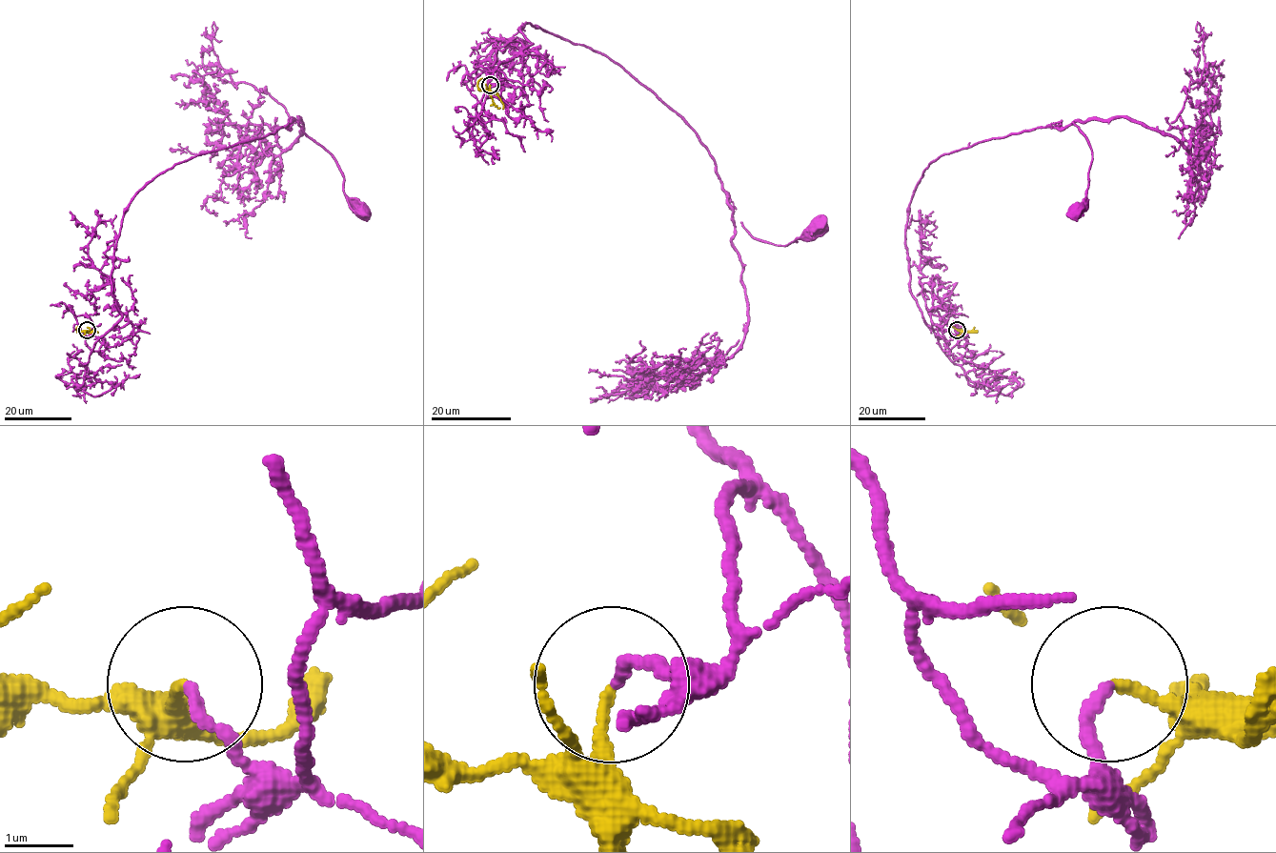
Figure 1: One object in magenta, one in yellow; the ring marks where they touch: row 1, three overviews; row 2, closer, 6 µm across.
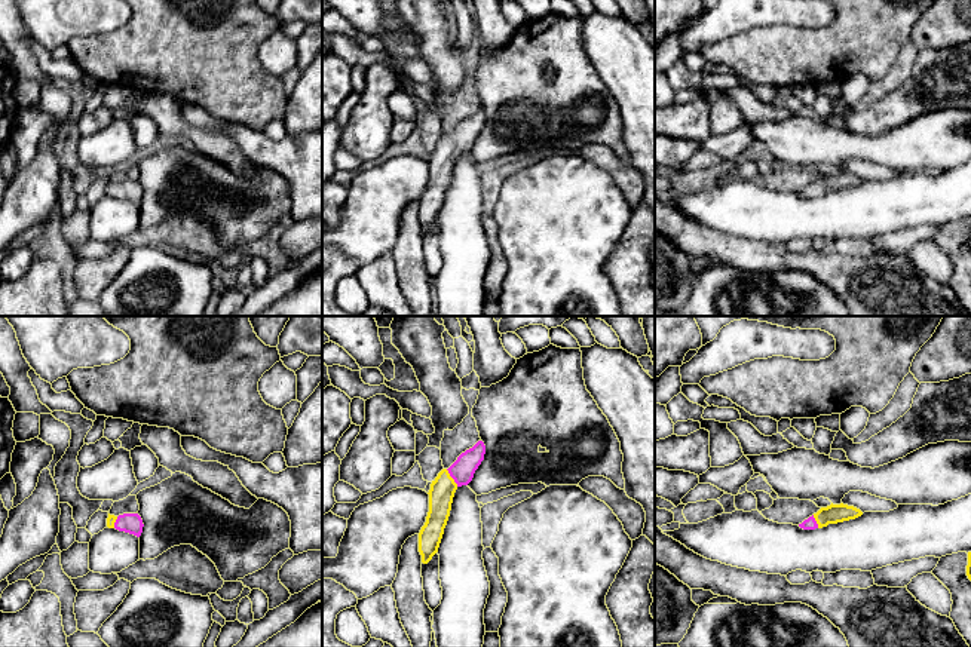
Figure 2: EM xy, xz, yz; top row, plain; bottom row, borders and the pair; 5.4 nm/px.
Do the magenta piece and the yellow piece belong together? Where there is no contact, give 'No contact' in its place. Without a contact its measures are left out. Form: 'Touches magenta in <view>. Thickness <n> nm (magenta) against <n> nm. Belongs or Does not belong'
Touches magenta in xz. Thickness 130 nm (magenta) against 140 nm. Belongs

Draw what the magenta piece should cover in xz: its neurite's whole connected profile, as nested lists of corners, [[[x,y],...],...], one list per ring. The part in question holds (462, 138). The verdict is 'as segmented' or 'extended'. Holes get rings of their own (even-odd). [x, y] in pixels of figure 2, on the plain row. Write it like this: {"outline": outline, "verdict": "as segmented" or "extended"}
{"outline": [[[478,108],[472,116],[462,120],[448,137],[442,137],[432,148],[428,160],[429,180],[419,200],[419,220],[423,231],[428,231],[438,220],[456,157],[472,148],[475,138],[484,128],[484,122],[486,113],[483,108]]], "verdict": "extended"}

